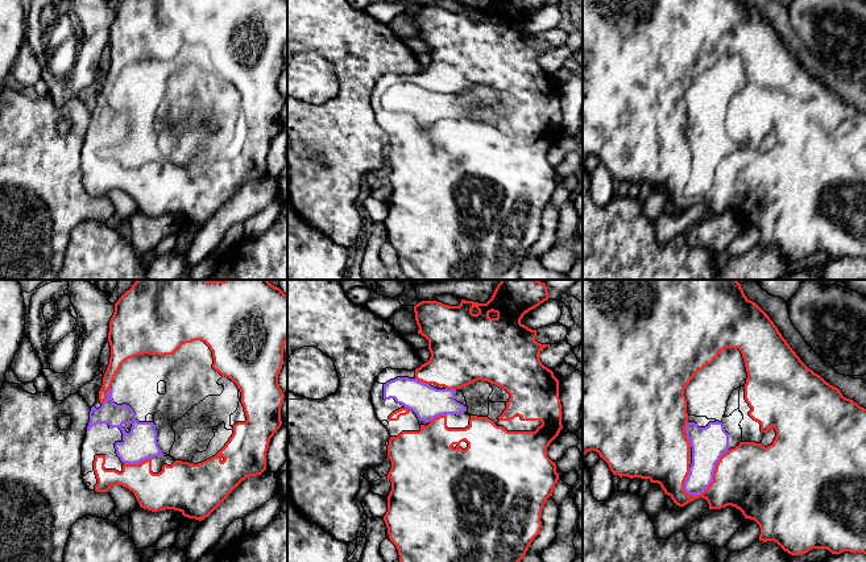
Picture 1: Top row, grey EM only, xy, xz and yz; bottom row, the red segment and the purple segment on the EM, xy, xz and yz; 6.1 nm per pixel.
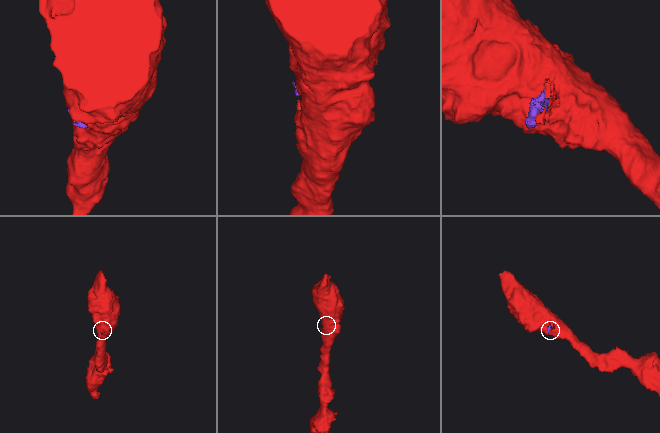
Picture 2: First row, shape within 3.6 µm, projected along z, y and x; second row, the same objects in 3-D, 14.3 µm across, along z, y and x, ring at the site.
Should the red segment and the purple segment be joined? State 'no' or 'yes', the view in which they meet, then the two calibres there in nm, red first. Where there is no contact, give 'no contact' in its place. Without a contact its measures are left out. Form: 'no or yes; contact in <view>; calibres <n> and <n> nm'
yes; contact in yz; calibres 420 and 220 nm

